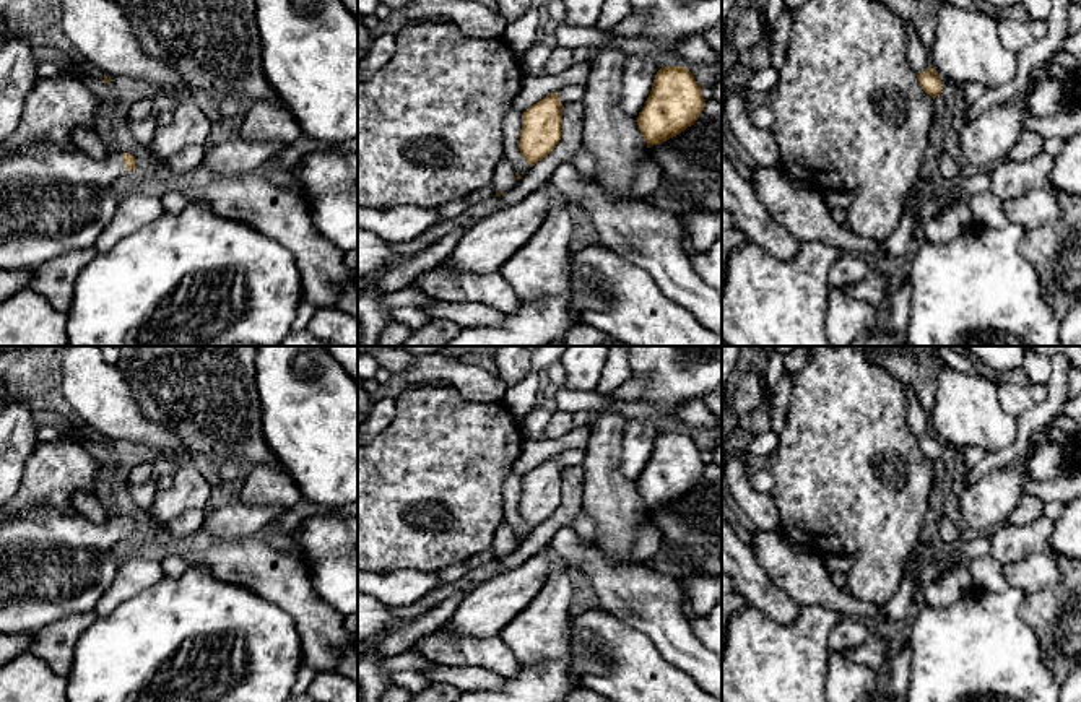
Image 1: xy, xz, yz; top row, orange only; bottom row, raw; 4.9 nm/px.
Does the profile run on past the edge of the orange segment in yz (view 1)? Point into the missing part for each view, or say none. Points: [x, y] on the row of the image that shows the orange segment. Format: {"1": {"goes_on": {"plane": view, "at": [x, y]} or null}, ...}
{"1": {"goes_on": null}}

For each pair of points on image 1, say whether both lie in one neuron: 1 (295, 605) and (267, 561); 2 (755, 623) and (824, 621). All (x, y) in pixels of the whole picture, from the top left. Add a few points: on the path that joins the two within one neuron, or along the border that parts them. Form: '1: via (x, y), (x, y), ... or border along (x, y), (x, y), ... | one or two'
1: via (295, 593), (275, 572) | one
2: via (772, 632), (807, 632) | one

